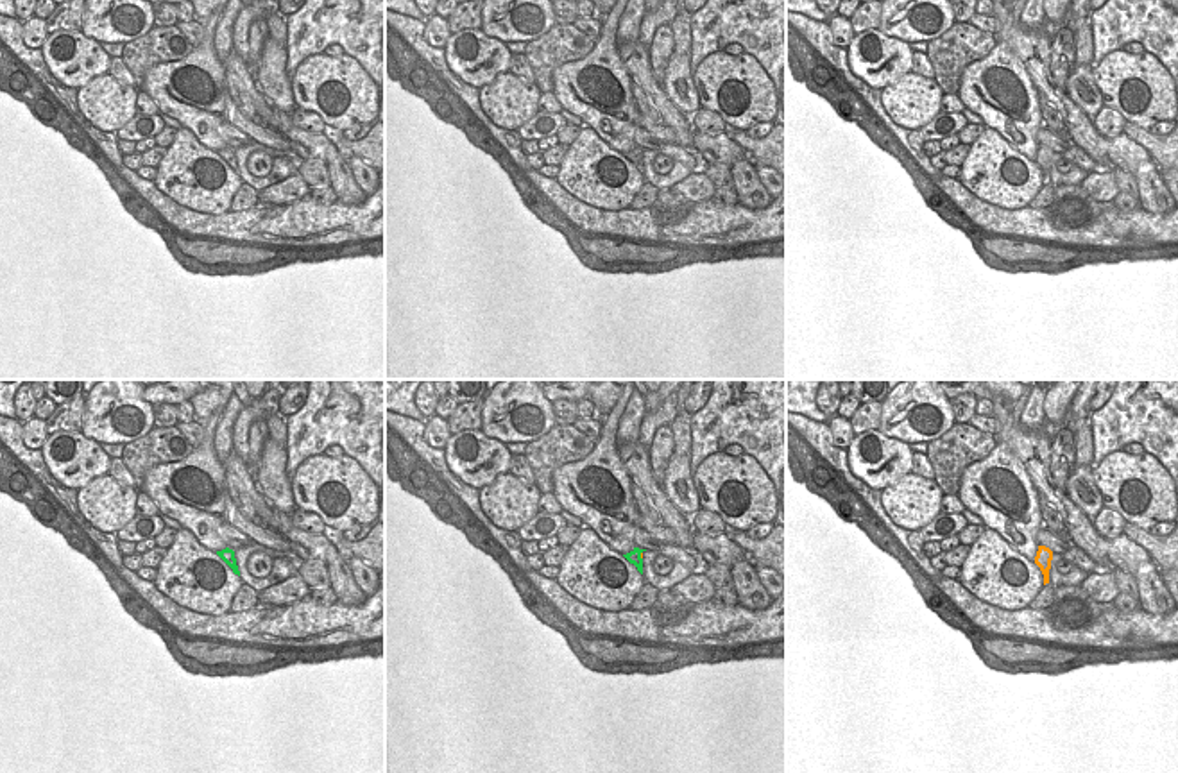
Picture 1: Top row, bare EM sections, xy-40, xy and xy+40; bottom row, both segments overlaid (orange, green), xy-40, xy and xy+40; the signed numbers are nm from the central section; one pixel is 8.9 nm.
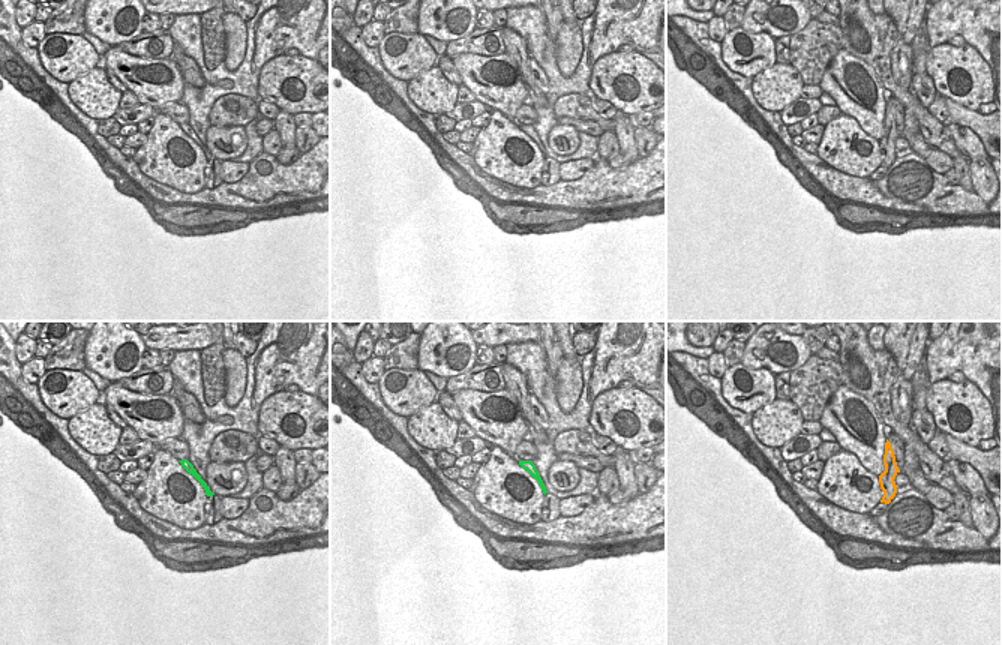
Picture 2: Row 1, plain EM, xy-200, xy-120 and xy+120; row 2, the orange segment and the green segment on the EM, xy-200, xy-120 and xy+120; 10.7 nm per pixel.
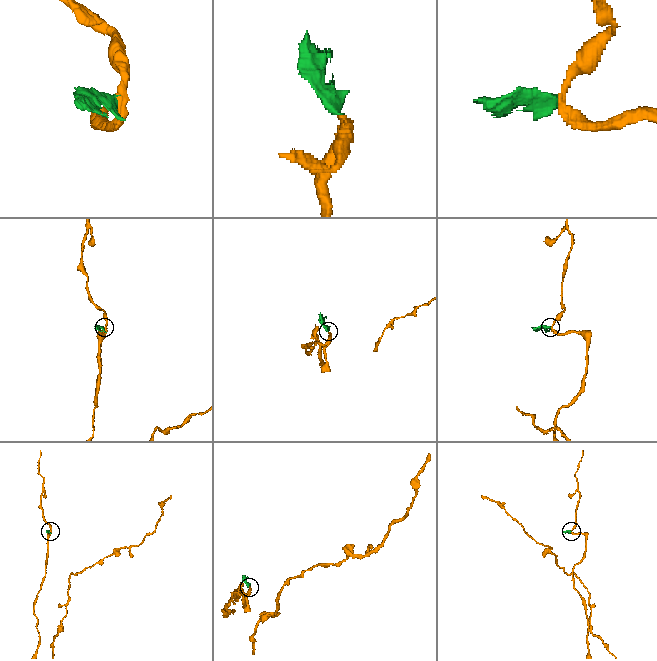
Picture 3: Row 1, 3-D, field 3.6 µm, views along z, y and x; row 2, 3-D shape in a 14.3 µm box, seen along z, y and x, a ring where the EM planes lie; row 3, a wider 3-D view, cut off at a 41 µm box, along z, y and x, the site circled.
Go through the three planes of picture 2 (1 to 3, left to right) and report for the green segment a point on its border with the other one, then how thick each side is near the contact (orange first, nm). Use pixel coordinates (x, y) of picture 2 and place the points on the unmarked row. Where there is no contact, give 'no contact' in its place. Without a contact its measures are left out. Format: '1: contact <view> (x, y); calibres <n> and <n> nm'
1: no contact
2: no contact
3: no contact

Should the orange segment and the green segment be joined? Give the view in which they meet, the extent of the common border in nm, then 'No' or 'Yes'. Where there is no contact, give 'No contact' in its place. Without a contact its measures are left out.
Touches orange in xy. Shared border 80 nm. No.

